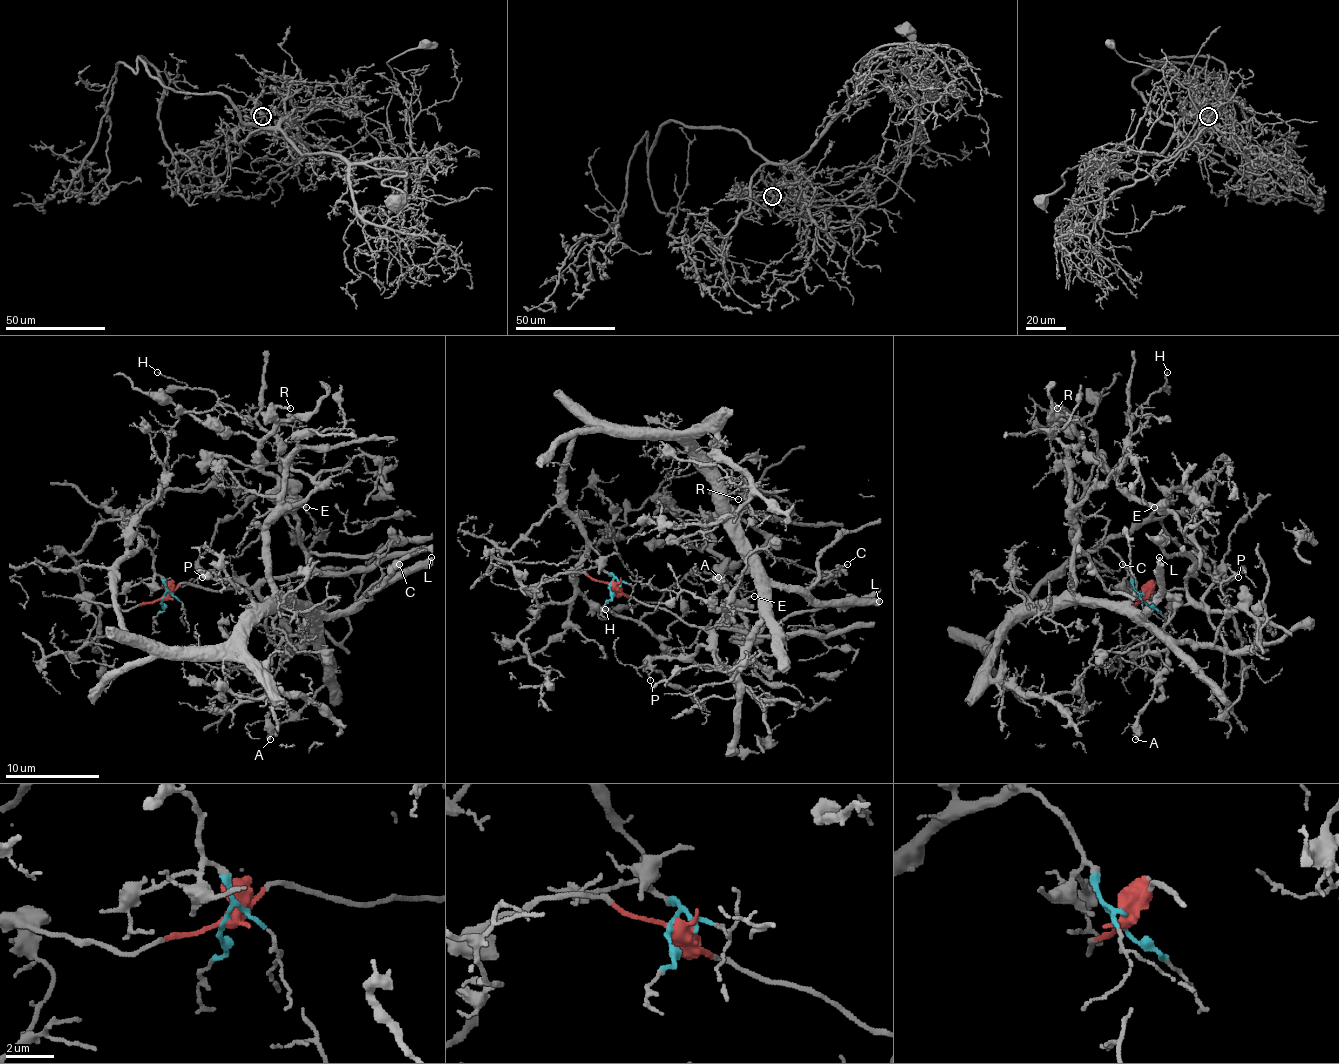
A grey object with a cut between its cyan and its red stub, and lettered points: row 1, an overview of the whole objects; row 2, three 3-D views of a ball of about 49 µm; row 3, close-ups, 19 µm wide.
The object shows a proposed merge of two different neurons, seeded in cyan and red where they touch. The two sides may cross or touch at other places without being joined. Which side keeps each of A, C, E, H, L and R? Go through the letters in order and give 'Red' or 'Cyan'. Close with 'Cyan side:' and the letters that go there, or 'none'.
A: Cyan
C: Cyan
E: Red
H: Cyan
L: Cyan
R: Red
Cyan side: A, C, H, L

